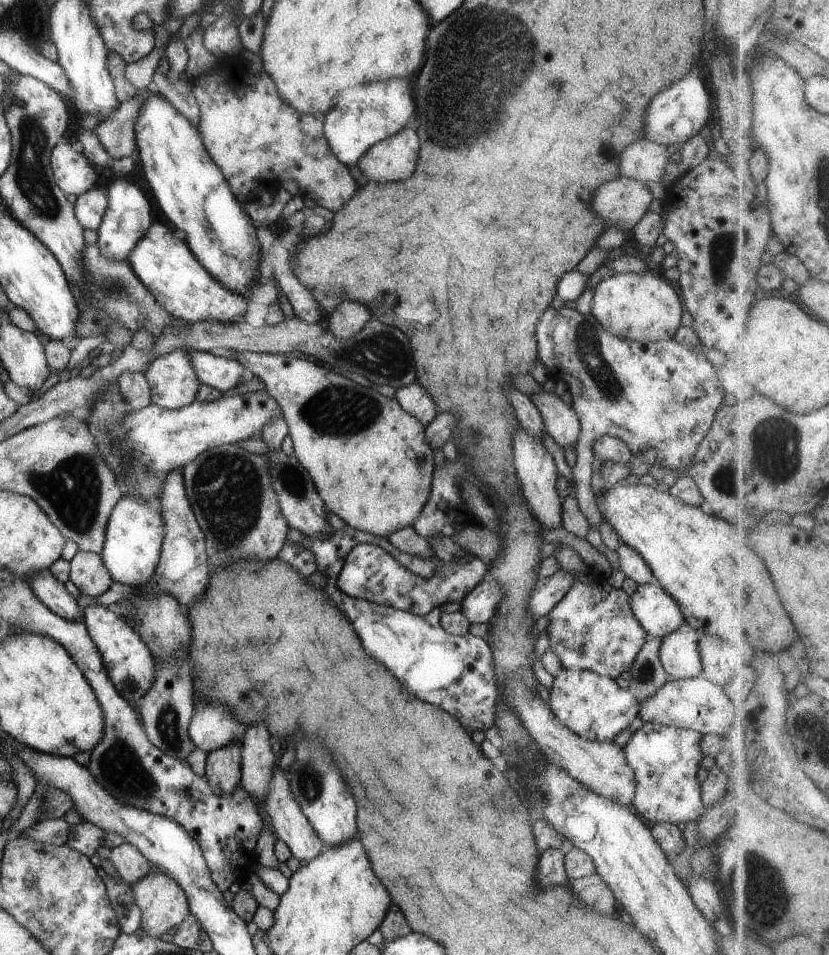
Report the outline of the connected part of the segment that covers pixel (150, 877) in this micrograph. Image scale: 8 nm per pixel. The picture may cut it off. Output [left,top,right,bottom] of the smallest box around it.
[131,871,189,938]

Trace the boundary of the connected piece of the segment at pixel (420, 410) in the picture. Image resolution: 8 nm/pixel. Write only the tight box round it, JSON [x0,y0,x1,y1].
[395,384,438,426]

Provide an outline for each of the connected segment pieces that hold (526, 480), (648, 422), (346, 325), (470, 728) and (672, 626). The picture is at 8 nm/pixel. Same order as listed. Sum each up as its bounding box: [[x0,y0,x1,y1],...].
[[514,428,563,528],[536,307,731,529],[325,302,371,340],[286,526,498,734],[630,583,686,639]]

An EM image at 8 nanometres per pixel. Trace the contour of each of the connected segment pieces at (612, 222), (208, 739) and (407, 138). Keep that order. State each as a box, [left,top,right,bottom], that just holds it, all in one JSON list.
[[592,177,653,232],[187,700,246,753],[358,124,420,182]]

